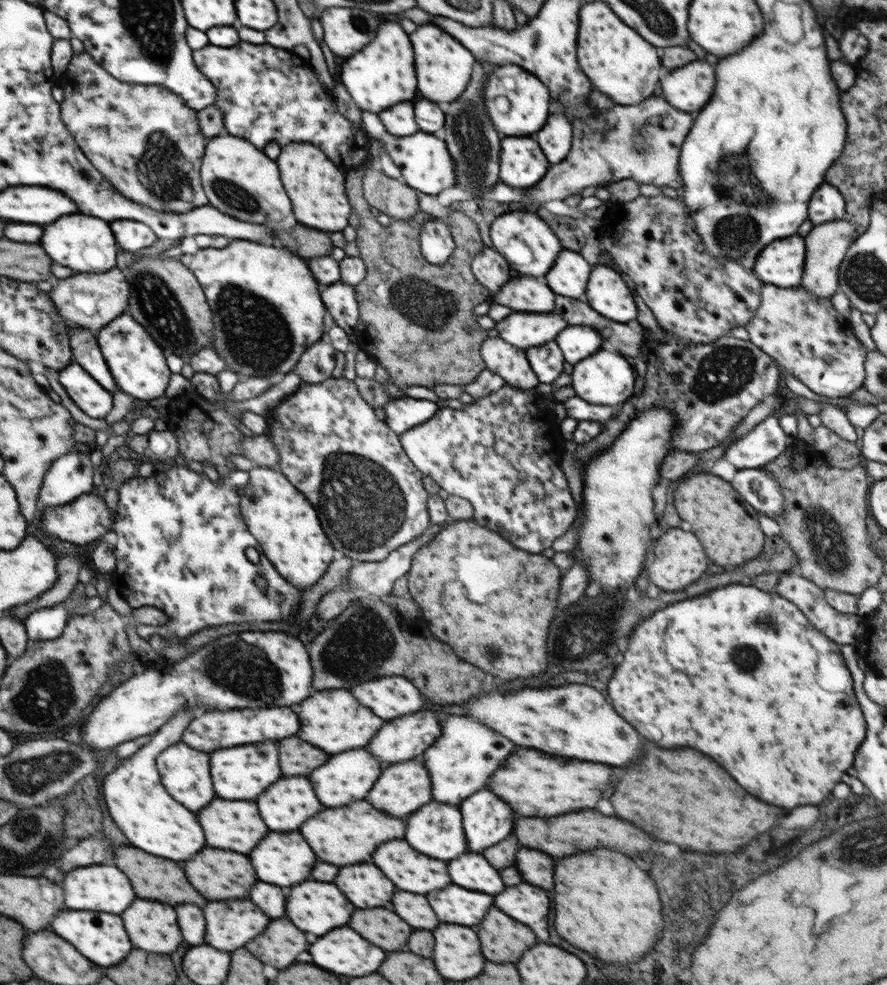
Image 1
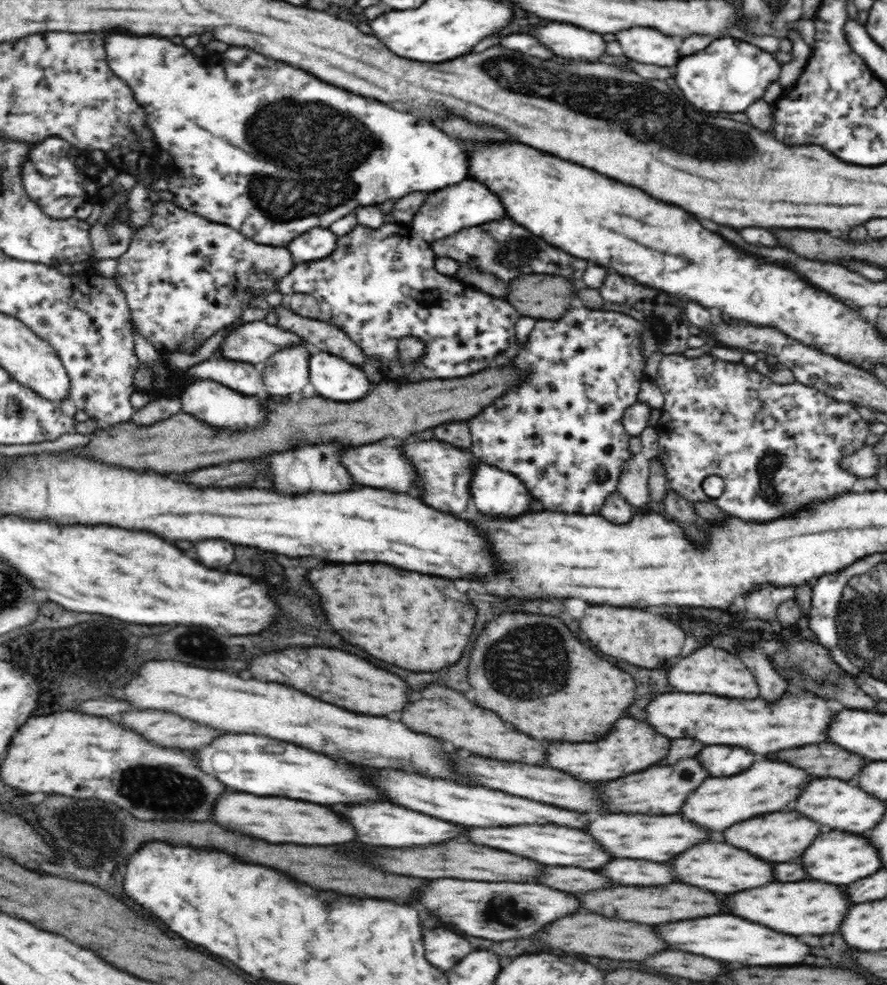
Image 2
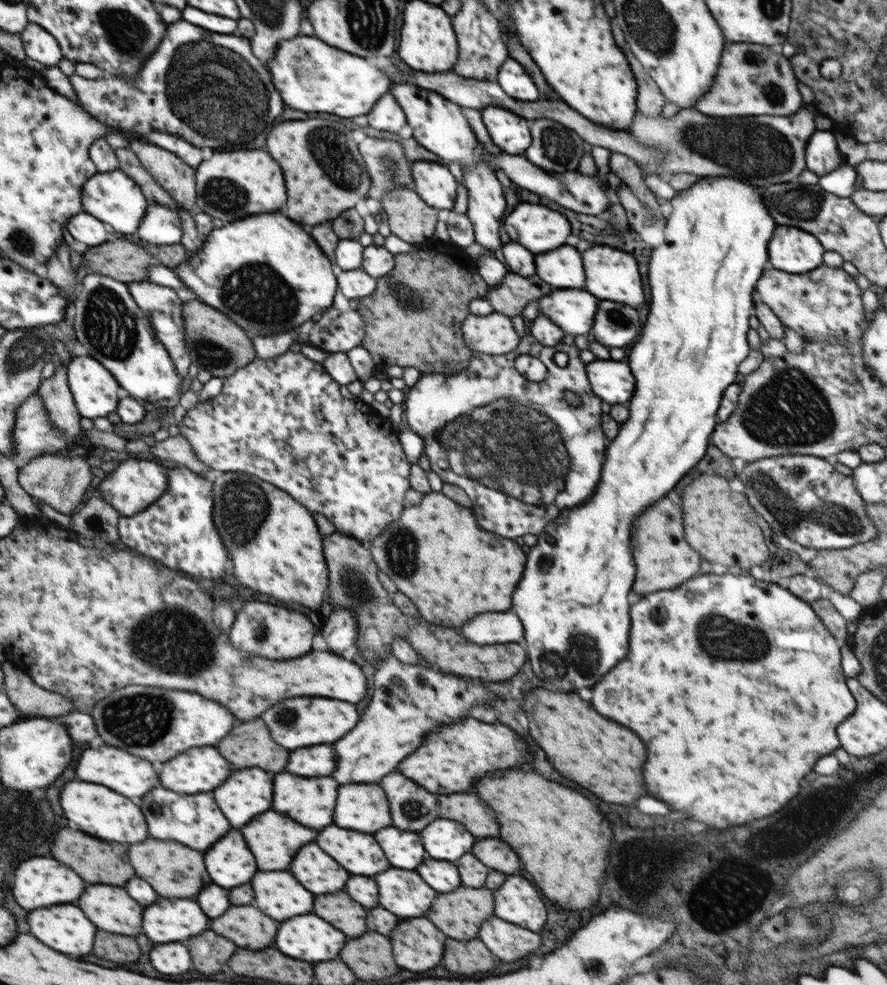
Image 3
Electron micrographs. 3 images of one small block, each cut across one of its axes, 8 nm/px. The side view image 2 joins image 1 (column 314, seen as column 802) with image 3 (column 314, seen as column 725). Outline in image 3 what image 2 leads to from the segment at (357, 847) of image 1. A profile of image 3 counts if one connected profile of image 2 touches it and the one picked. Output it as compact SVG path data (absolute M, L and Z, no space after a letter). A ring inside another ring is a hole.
M274 810L260 814L258 822L256 818L248 822L248 826L242 828L242 834L248 846L252 846L252 854L256 854L256 862L260 862L260 870L286 870L294 858L294 852L300 850L300 846L312 842L316 836L314 830L308 830L296 822L290 822L288 818L284 818Z

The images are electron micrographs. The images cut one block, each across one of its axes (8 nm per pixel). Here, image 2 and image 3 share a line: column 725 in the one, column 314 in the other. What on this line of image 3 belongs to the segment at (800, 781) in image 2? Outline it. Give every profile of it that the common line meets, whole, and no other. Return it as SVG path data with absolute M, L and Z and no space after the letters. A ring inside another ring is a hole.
M280 772L274 776L274 802L272 810L282 812L290 820L312 828L312 830L322 830L324 826L332 824L332 814L336 806L336 796L338 796L338 784L332 778L300 778L288 772Z

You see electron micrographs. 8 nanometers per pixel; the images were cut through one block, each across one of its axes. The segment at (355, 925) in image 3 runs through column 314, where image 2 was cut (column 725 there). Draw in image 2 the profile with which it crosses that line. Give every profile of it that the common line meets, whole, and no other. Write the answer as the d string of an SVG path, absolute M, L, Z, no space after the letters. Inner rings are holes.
M670 884L670 886L658 886L658 888L618 886L614 890L600 890L594 894L590 892L586 896L580 896L580 900L586 910L592 910L610 918L642 922L642 924L680 922L686 918L704 918L704 916L722 914L722 912L730 914L724 898L716 898L716 894L712 892L704 892L704 890L698 890L696 886L686 886L686 884Z

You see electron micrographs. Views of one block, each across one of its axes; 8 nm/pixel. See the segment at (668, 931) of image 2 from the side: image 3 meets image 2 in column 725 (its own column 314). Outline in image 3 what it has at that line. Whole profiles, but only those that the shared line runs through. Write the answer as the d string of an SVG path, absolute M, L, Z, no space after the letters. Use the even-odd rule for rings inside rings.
M304 914L282 922L274 940L280 952L306 962L336 958L344 942L346 936L316 914Z

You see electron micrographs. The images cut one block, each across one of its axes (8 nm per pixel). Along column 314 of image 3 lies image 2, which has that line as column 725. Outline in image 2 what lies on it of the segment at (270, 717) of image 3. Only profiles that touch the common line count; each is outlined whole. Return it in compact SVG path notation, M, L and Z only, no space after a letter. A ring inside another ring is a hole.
M786 692L780 700L768 702L762 698L738 700L738 698L718 698L714 694L662 694L652 700L646 708L648 722L668 738L696 738L704 744L726 744L742 746L756 754L774 754L788 748L798 748L806 744L828 742L828 726L834 718L824 698L808 694Z

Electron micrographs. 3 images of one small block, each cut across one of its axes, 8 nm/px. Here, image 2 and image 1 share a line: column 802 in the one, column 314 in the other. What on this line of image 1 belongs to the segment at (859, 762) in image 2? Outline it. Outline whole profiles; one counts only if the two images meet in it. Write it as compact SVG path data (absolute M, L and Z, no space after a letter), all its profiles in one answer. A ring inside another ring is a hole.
M286 738L284 742L280 742L278 750L282 772L292 776L308 776L330 758L324 750L314 748L300 738Z

